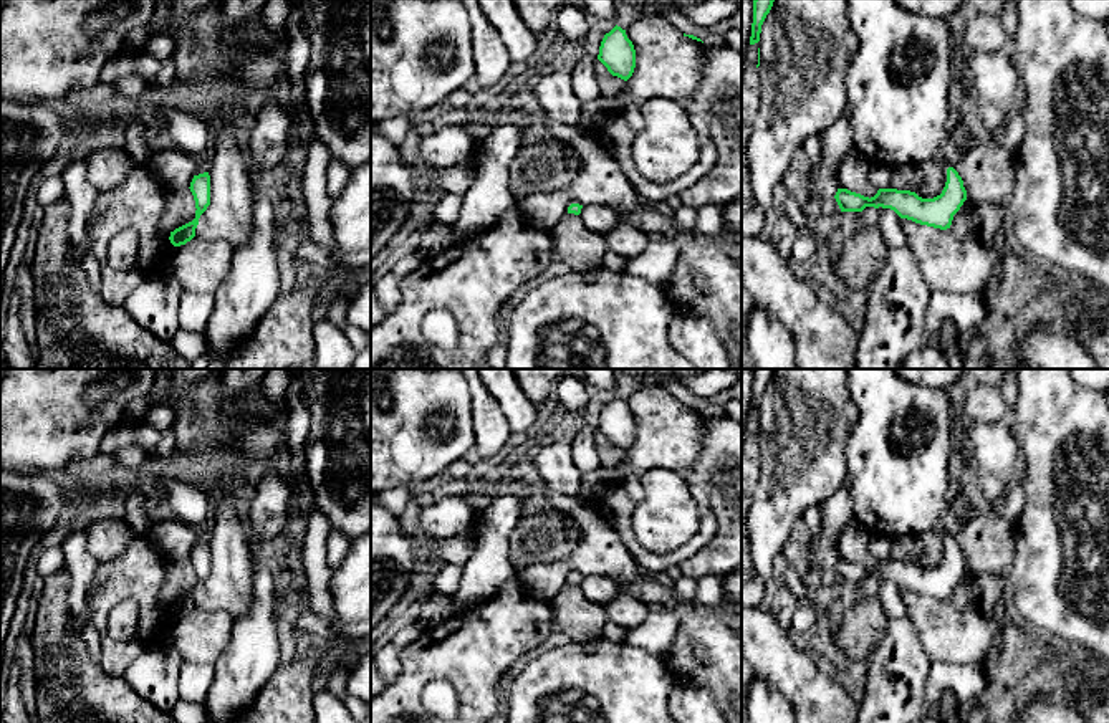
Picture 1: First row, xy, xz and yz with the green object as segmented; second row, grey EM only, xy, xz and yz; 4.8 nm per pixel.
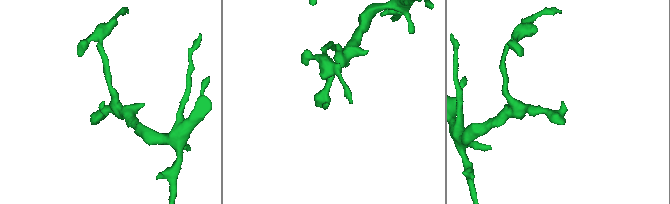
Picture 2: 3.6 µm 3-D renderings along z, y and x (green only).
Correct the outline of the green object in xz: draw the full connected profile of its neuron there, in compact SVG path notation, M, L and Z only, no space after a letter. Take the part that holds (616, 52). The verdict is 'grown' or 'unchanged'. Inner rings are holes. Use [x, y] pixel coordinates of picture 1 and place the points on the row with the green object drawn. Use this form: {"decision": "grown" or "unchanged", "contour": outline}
{"decision": "unchanged", "contour": "M614 26L604 35L598 60L607 68L612 76L627 81L636 68L636 50L627 38L626 30Z"}

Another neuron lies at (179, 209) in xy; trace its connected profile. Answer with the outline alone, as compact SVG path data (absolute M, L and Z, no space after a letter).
M190 189L167 190L166 207L161 218L159 238L164 238L170 228L179 228L195 218L195 200Z

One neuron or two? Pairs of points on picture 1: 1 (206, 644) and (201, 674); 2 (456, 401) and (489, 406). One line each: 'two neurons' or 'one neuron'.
1: two neurons
2: two neurons

